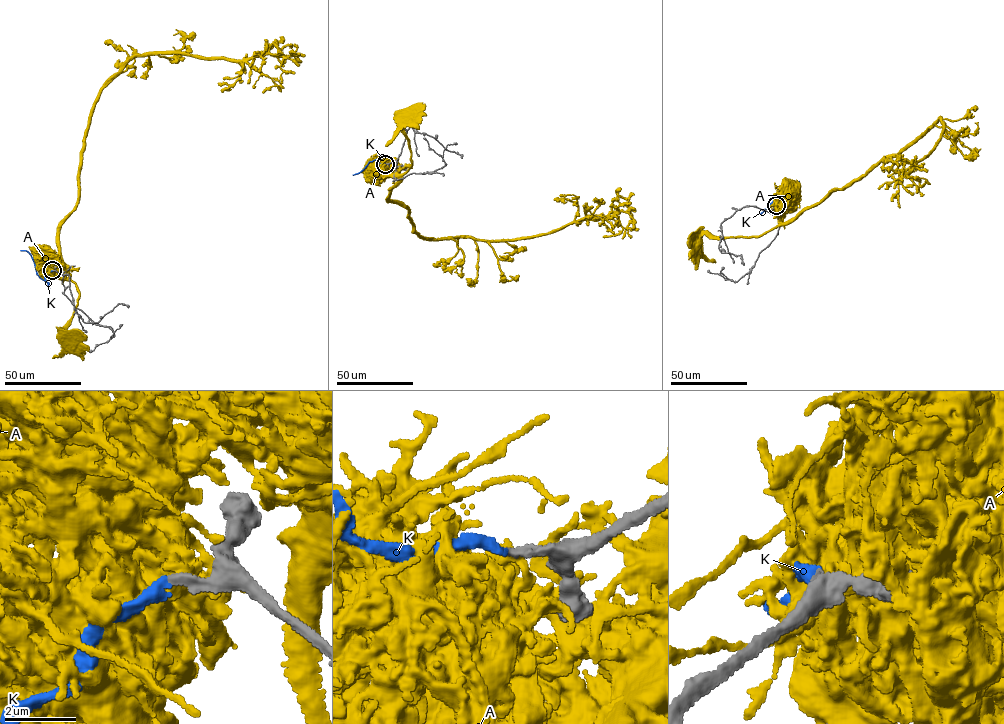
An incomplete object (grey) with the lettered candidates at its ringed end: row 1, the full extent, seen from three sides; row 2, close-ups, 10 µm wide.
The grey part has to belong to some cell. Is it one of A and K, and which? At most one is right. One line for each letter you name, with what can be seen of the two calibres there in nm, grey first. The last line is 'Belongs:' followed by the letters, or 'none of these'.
K: 240 nm thick on the grey side, 280 nm on the other
Belongs: K

